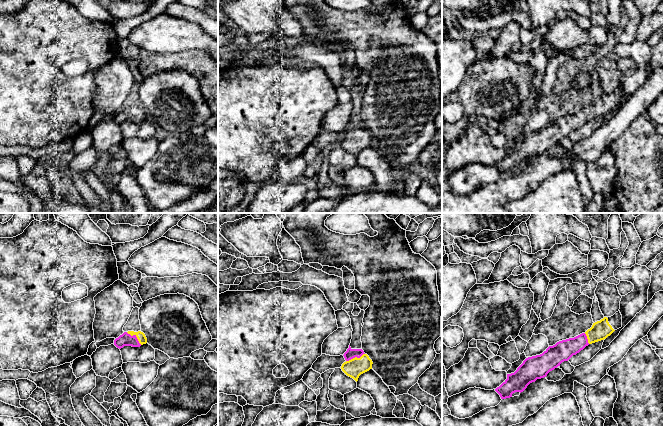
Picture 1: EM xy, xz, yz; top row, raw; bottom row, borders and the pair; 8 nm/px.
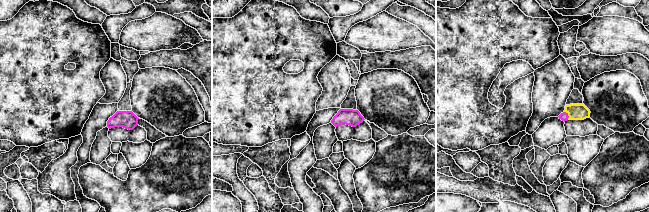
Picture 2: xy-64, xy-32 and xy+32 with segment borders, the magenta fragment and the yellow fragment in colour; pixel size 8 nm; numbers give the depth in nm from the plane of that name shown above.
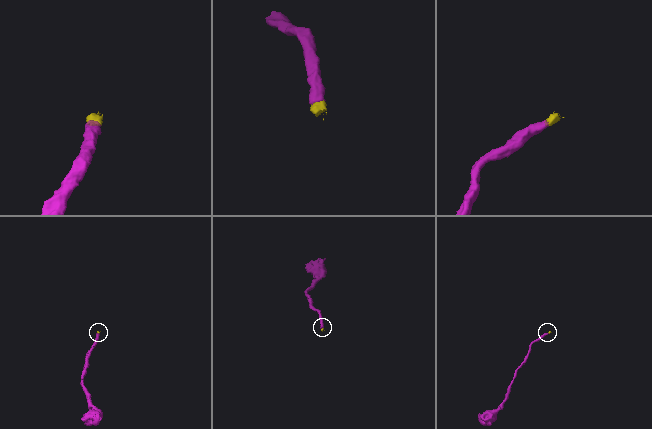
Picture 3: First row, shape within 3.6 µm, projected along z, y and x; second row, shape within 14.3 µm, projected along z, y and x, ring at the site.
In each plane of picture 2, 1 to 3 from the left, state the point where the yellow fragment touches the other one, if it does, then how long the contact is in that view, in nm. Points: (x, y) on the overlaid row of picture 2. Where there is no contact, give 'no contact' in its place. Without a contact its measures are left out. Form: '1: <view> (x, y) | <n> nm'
1: no contact
2: no contact
3: xy+32 (567, 115) | 80 nm

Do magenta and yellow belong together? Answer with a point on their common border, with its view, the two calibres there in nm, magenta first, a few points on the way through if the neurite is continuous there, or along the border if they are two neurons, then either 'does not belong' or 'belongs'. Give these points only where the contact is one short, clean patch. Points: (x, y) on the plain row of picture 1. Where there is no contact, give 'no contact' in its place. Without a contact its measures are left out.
contact xy (135, 112); calibres 100 and 70 nm; way xy (125, 115), (135, 112), (141, 113); belongs

